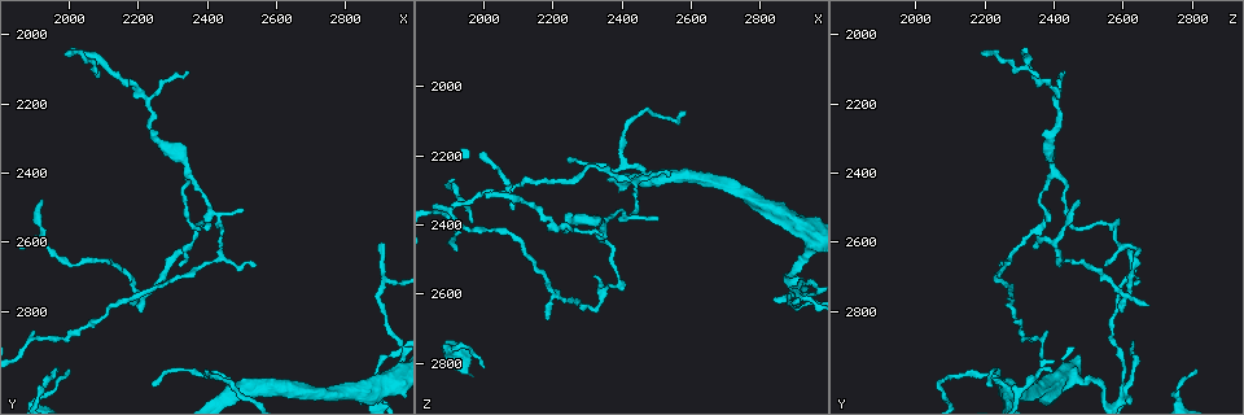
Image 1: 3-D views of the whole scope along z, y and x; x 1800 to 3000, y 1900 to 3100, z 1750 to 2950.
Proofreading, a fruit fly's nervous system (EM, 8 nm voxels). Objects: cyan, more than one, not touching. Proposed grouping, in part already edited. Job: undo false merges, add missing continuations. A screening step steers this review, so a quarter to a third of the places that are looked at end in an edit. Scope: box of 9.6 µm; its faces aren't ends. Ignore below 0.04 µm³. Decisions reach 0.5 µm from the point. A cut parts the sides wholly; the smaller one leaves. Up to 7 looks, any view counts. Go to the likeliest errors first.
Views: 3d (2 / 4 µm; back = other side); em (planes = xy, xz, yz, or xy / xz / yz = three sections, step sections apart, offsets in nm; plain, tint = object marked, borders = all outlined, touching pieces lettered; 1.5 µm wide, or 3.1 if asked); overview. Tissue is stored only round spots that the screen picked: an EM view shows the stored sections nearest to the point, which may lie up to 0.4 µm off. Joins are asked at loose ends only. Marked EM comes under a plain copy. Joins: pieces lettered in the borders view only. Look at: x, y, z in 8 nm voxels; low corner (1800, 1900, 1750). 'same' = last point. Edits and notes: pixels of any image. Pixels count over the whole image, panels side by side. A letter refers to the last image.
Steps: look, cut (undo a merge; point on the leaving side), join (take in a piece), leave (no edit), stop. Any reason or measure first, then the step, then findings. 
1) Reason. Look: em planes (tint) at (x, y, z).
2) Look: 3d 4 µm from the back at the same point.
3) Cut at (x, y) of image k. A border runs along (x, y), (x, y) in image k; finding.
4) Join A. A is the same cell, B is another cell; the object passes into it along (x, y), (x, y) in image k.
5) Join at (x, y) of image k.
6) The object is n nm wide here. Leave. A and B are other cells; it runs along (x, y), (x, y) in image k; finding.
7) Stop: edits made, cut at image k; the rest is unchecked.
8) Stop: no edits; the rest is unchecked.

Abrupt turn. Look: em xy step 4 (tint) at (2210, 2760, 2600).

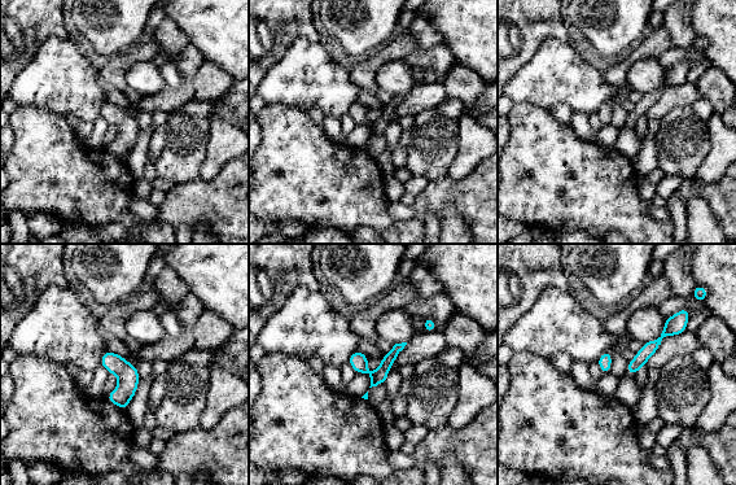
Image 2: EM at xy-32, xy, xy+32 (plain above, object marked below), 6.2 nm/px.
Look: em planes (borders) at the same point.

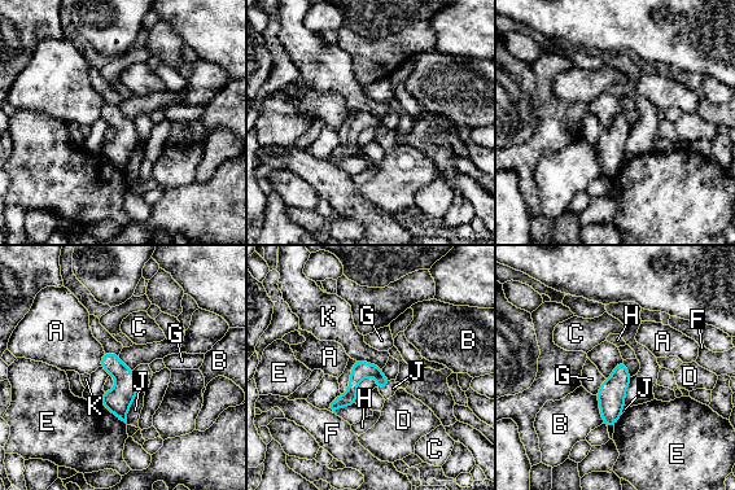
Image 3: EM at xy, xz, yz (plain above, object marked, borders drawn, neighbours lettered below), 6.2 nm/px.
Leave. A, B, C, D, E, F, G, H, J and K are other cells; all the same cell.

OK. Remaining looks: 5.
Sharp bend. Look: em xz step 8 (tint) at (2390, 2550, 2560).

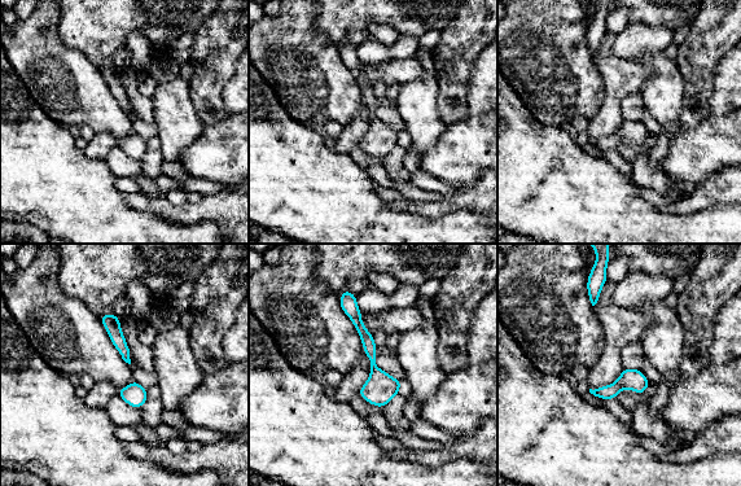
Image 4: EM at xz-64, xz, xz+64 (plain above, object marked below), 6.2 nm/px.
Cut it another way. Look: em planes (borders) at the same point.

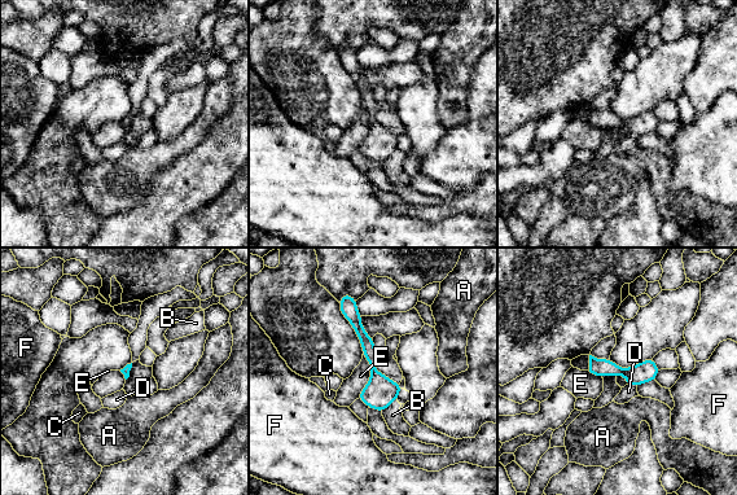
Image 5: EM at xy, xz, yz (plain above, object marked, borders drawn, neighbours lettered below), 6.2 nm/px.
The longest contact is with E, 300 nm. Leave. A, B, C, D, E and F are other cells; all the same cell.

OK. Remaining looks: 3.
Free end. Look: 3d 4 µm at (2010, 2040, 2310).

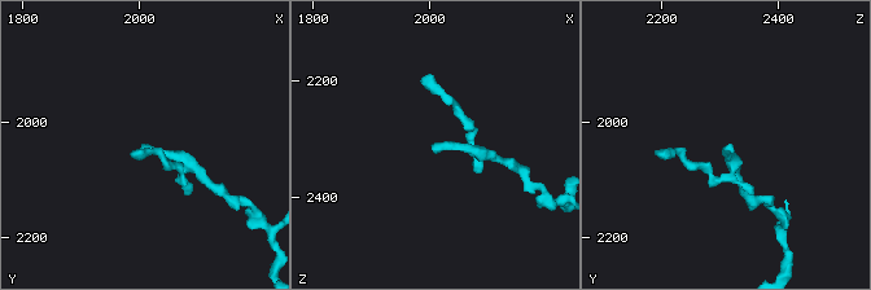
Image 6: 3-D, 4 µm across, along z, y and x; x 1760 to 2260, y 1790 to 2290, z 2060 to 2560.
Need the tissue. Look: em planes (borders) at (2005, 2040, 2315).

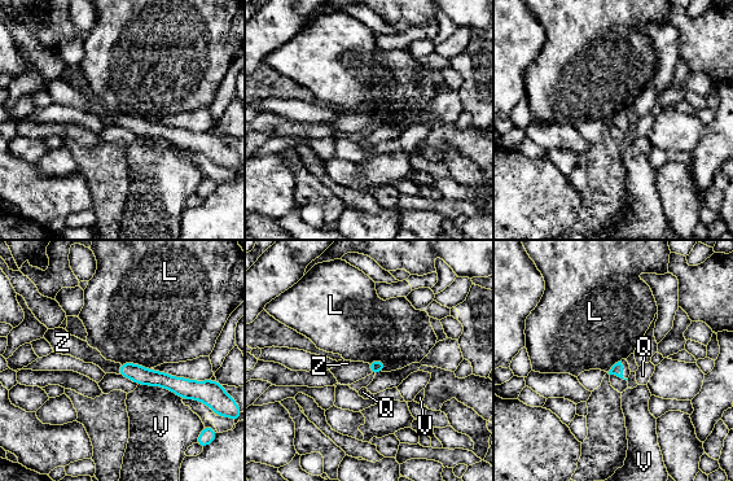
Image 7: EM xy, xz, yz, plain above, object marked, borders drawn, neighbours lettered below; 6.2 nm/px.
Join Z. Z is the same cell, L, Q and V are other cells; the object passes into it along (617, 370), (622, 371), (626, 367) in image 7; it goes on there.

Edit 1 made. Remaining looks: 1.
Stop: edits made, join at image 7; the rest is unchecked.

